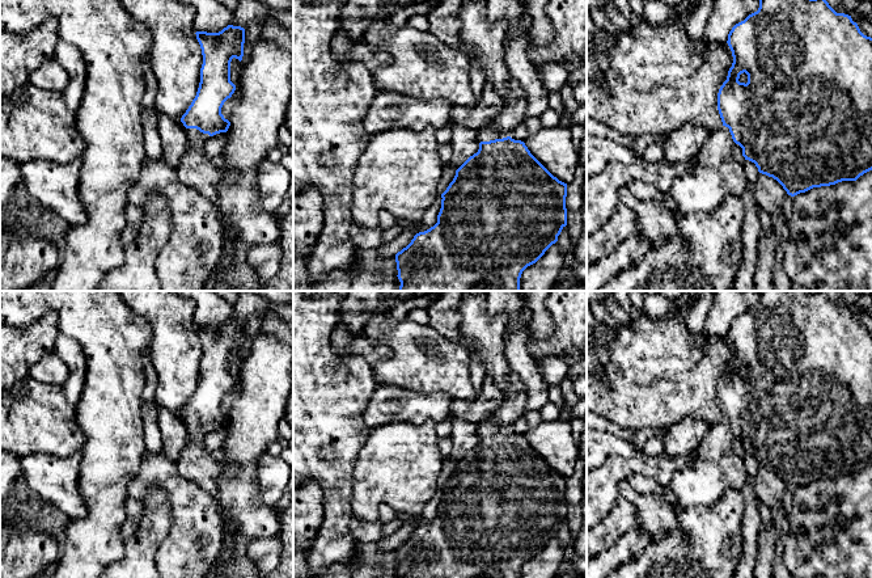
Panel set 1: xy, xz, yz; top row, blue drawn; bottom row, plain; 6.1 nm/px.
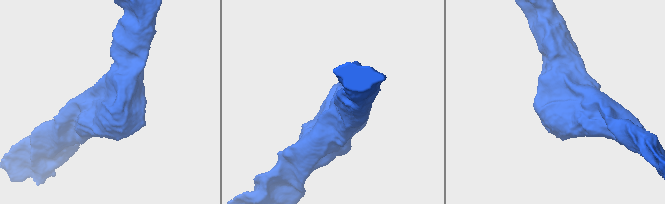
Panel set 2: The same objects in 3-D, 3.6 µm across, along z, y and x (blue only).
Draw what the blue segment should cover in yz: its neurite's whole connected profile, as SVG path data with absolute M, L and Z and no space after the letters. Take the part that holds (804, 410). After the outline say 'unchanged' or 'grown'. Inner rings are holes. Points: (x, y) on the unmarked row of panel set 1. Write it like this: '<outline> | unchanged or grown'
M758 291L758 294L758 304L736 317L728 328L727 337L732 345L733 356L718 387L718 404L723 419L710 427L706 438L695 448L693 461L686 468L677 471L668 485L668 489L678 498L678 506L673 509L677 515L695 506L711 507L728 489L740 490L748 484L744 460L732 447L735 436L742 442L745 453L754 456L759 467L776 473L791 490L813 481L856 474L860 469L872 464L872 332L860 325L851 309L837 307L824 291Z | grown

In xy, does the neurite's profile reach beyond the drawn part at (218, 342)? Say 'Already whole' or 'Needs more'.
Needs more

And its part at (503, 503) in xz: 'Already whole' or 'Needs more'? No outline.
Needs more

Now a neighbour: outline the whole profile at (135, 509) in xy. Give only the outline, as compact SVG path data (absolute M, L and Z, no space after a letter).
M128 498L126 501L126 520L122 526L122 536L130 539L137 530L137 526L144 515L144 505L141 501Z

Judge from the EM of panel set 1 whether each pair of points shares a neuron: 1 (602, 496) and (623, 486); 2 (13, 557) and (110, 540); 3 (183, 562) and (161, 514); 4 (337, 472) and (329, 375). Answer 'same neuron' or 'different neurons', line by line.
1: different neurons
2: different neurons
3: different neurons
4: same neuron

